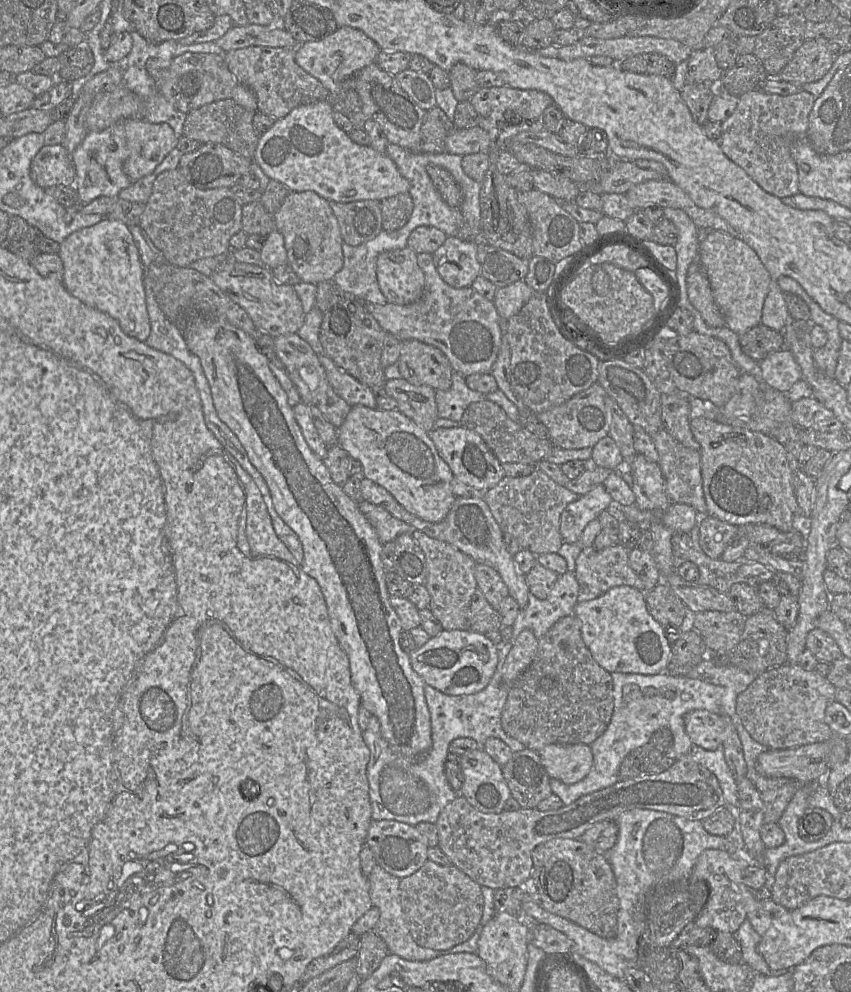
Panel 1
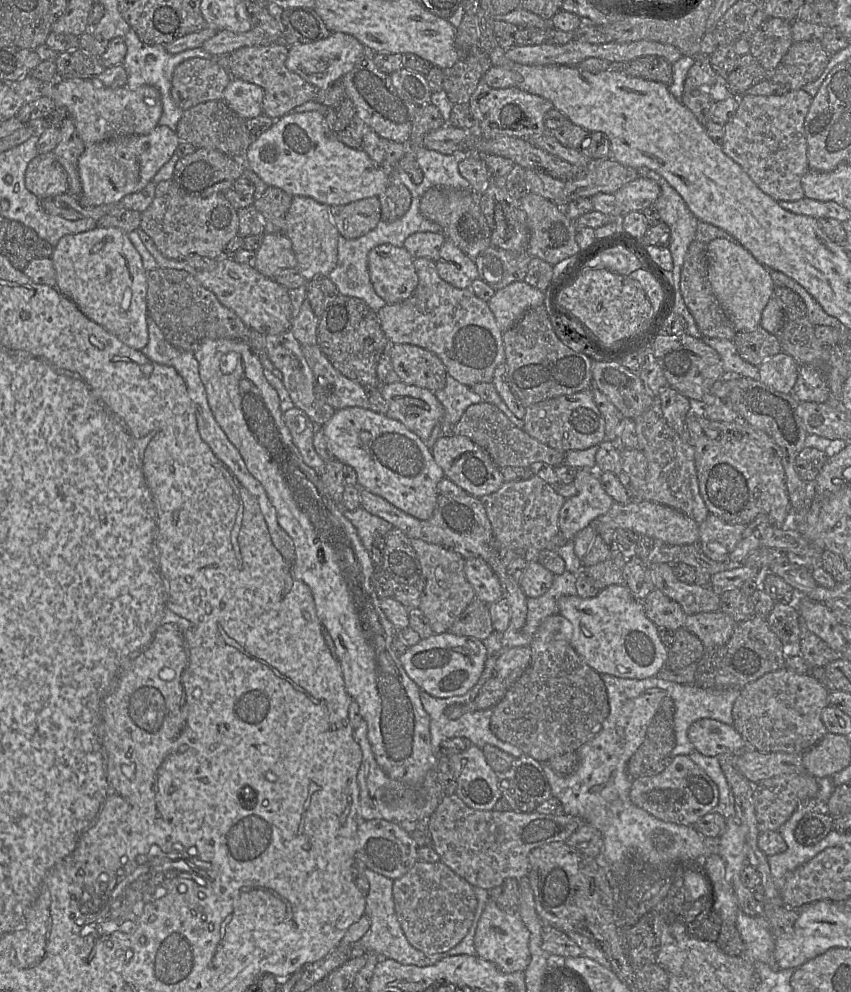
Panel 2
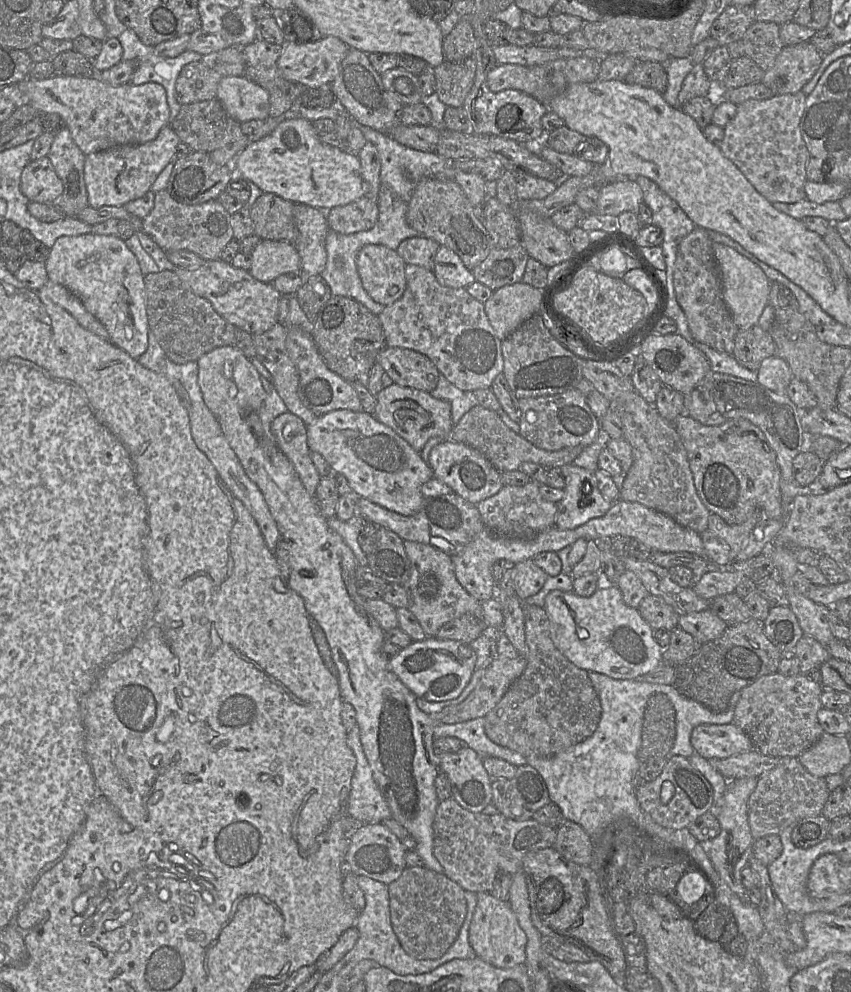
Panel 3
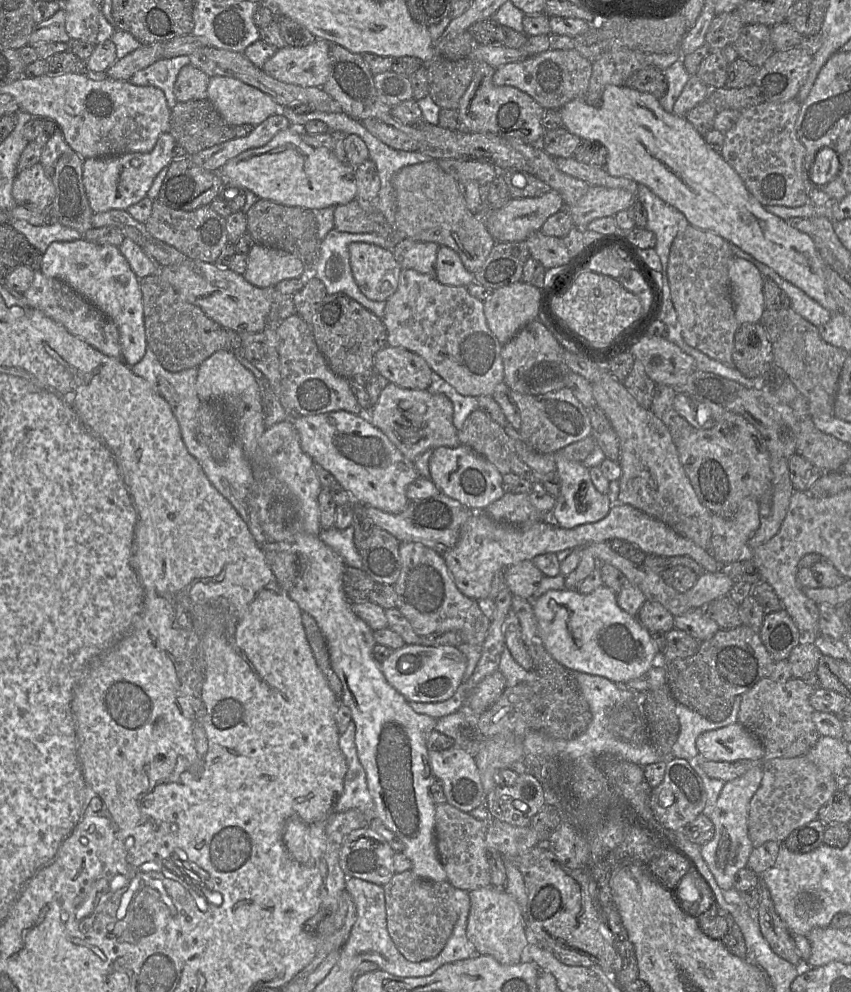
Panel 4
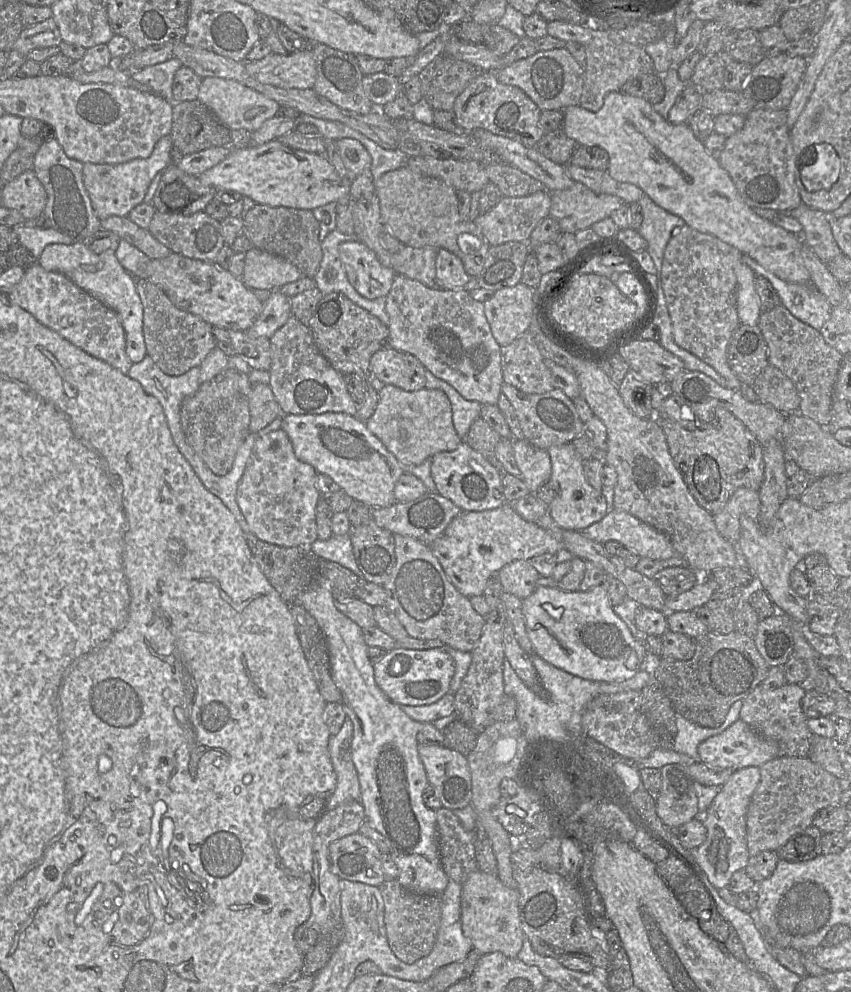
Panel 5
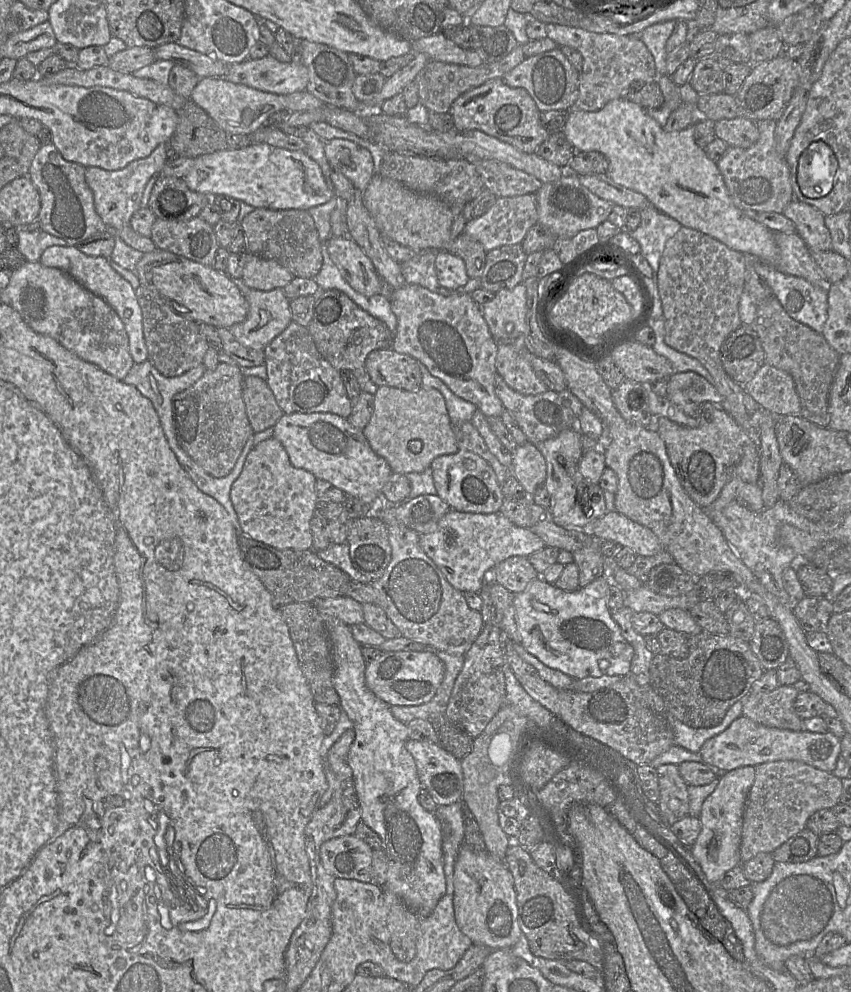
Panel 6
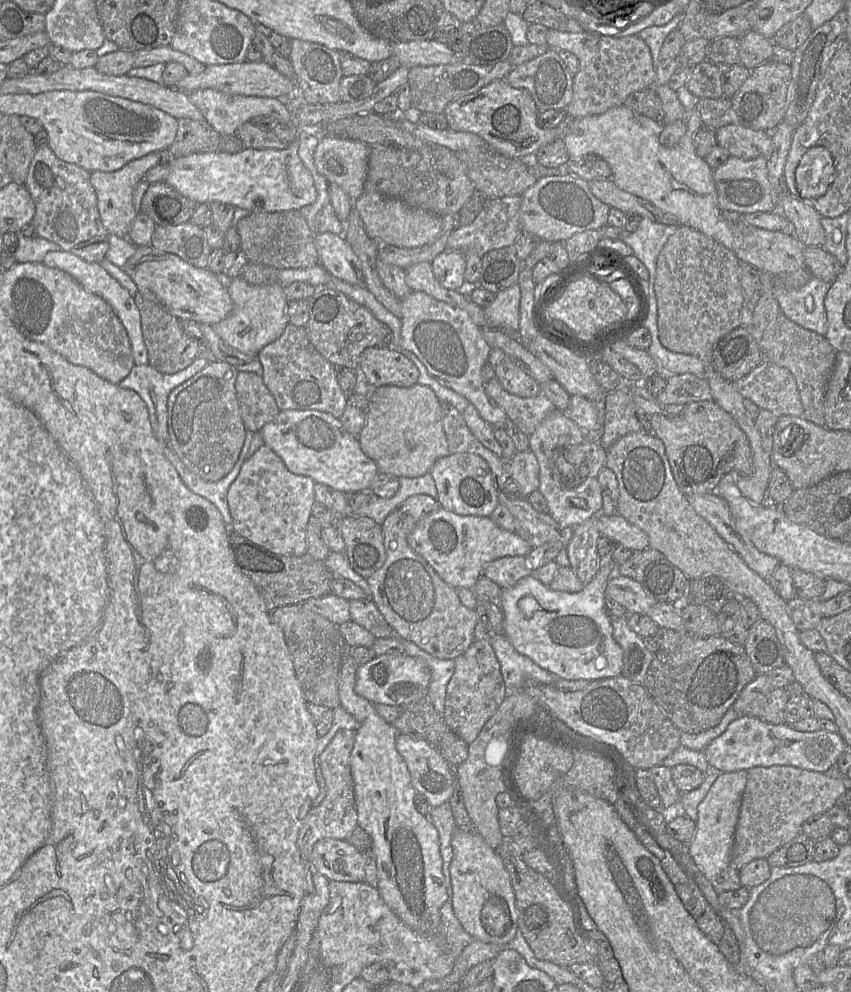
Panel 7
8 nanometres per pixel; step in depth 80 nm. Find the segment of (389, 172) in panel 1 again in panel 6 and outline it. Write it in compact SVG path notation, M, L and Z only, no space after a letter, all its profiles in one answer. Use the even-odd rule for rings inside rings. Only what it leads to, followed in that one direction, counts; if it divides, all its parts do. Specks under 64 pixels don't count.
M251 143L241 149L225 149L200 155L194 158L194 164L183 180L192 191L209 196L224 195L254 208L272 210L308 210L327 203L334 196L333 186L330 188L327 185L320 166L304 151L290 151L266 143Z

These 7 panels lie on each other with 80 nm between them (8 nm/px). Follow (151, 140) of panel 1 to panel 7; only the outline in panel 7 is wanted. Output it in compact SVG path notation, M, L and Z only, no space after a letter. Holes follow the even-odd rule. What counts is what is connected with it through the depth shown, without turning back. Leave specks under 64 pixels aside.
M151 152L141 158L132 160L114 172L93 171L90 181L97 196L98 212L104 227L110 234L127 238L131 224L137 215L133 205L133 192L145 173L159 164L157 152Z

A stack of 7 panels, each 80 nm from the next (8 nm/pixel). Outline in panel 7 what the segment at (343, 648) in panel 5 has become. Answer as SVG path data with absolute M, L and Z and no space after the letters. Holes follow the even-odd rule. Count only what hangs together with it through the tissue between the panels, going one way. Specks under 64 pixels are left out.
M347 647L338 687L340 706L360 723L350 755L357 824L371 837L371 852L377 865L377 889L384 902L406 926L418 933L432 933L440 924L440 909L448 898L438 831L429 817L415 808L416 791L395 745L397 730L377 713L376 704L354 690L359 666Z

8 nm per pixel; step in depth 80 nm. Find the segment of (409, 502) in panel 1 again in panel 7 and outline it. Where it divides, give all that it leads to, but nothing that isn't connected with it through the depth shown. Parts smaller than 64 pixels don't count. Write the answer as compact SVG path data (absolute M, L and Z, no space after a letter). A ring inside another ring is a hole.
M282 410L258 433L262 436L264 444L282 459L291 473L308 476L316 483L328 485L342 493L368 491L373 479L378 474L375 462L361 450L357 437L349 434L339 419L330 413L318 410Z

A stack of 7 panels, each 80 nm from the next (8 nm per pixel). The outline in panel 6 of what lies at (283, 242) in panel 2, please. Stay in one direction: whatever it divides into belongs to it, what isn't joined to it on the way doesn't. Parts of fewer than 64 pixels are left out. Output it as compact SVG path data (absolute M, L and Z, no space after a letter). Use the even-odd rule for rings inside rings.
M248 253L248 260L242 272L241 281L245 290L270 291L284 288L294 275L274 260L264 259Z

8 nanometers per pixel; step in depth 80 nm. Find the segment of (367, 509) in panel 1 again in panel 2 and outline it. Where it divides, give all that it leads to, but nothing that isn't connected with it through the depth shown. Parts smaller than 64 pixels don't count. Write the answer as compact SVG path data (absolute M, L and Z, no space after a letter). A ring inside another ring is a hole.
M358 507L353 511L345 511L345 516L356 528L364 547L369 553L376 537L383 537L389 530L394 528L386 520L367 512L362 507Z

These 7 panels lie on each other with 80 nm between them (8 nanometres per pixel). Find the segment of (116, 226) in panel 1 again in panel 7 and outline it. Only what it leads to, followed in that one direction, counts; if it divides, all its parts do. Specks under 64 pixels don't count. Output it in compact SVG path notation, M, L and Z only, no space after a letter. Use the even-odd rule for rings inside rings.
M51 251L48 252L42 262L44 265L60 269L73 277L85 290L95 294L105 300L112 308L122 325L124 326L132 349L133 361L137 366L148 363L148 353L145 346L140 312L134 302L134 297L124 288L116 279L114 279L99 263L89 263L80 257L72 254L70 251Z

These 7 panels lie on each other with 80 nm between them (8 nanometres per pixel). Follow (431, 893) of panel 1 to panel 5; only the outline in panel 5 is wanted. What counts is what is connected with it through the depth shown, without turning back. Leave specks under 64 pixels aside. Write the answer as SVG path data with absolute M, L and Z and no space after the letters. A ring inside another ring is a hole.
M397 879L378 886L385 903L385 926L388 943L401 961L412 964L433 949L442 913L441 894L415 894L404 889Z

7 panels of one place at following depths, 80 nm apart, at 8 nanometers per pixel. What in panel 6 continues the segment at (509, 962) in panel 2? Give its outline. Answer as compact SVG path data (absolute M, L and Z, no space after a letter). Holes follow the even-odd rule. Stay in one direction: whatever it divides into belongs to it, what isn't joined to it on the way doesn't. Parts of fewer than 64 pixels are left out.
M463 843L455 861L453 882L455 920L461 932L469 937L473 944L480 944L492 950L512 948L522 935L522 931L518 922L513 877L505 862L495 859L488 851L477 852Z

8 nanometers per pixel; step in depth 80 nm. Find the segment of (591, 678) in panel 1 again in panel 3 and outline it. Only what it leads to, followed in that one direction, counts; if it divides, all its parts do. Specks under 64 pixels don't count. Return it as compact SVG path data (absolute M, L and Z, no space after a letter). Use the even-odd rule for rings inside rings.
M522 601L527 665L498 704L484 716L486 735L496 744L525 757L549 757L590 737L598 727L602 707L588 672L569 661L554 645L550 620L543 607Z

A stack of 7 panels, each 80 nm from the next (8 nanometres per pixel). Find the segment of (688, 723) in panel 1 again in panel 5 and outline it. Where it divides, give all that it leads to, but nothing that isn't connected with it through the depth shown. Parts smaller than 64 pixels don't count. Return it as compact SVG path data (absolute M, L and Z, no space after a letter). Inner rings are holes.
M738 719L722 733L701 742L698 746L698 757L708 766L729 768L736 771L749 766L760 767L764 763L780 757L780 748L776 741L764 737L743 720Z

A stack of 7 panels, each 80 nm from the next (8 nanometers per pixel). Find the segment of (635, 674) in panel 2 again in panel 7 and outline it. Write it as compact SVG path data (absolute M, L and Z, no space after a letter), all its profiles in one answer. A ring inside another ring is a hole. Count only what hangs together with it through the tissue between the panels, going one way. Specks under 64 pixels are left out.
M610 556L608 558L601 558L599 569L594 578L588 584L586 584L581 591L576 593L552 590L549 586L546 586L543 583L541 583L533 574L528 577L522 578L514 586L503 589L501 594L501 606L504 613L505 636L509 639L509 641L516 649L516 651L529 657L538 666L551 673L554 673L561 679L566 679L566 680L584 679L584 680L594 681L594 680L620 676L623 670L623 650L621 646L613 638L613 626L611 618L607 613L606 603L605 603L606 599L605 591L608 580L613 576L619 576L619 575L614 575L619 565L620 564L612 560Z

